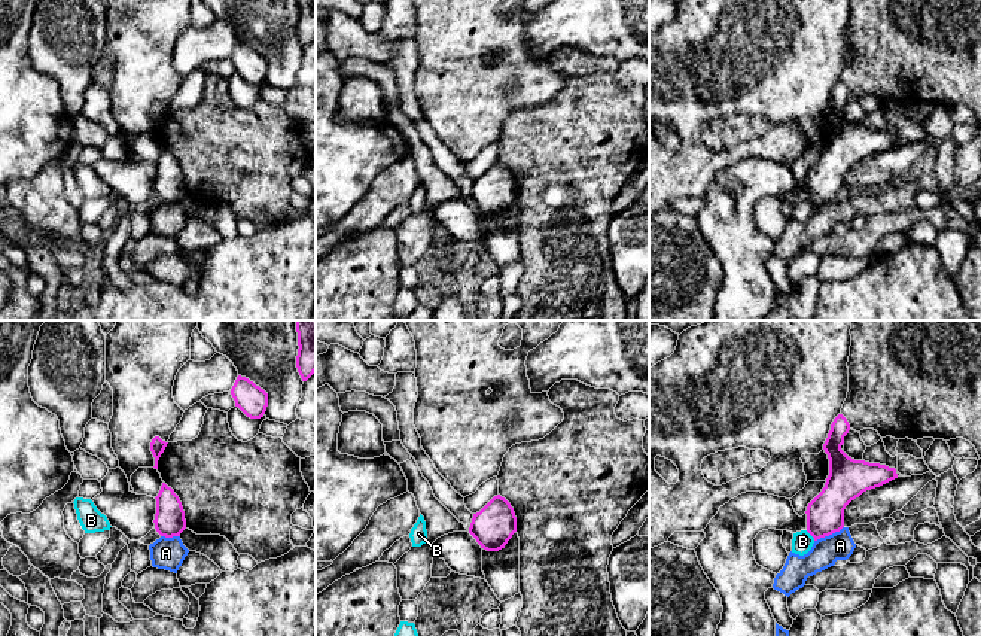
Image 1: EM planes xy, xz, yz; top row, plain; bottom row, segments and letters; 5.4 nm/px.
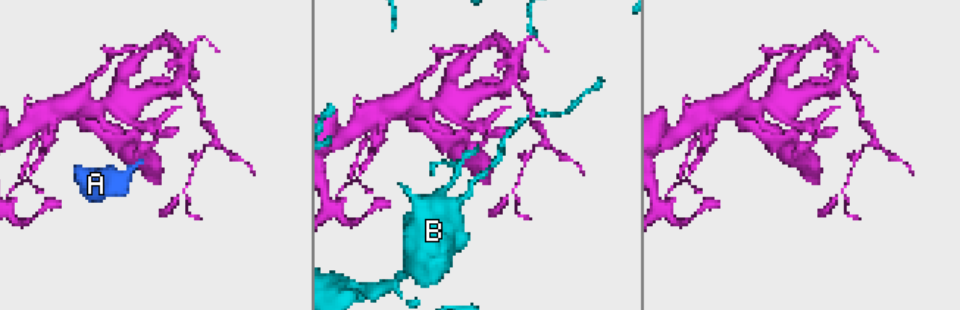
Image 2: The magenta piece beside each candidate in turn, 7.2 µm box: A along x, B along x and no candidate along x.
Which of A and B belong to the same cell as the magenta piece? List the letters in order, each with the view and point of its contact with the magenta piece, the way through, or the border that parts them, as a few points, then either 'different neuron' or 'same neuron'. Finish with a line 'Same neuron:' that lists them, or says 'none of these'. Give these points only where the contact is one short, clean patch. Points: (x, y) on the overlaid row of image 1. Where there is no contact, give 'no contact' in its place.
A: meets magenta in yz at (828, 535); border along yz (843, 526), (815, 541); different neuron
B: meets magenta in yz at (810, 533); different neuron
Same neuron: none of these

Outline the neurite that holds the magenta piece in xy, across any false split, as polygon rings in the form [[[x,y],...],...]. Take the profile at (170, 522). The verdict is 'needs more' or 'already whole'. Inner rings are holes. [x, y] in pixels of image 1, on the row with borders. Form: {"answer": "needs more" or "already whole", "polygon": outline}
{"answer": "already whole", "polygon": [[[162,483],[156,499],[155,529],[161,536],[180,536],[186,529],[185,511],[179,496]]]}

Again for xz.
{"answer": "already whole", "polygon": [[[500,495],[494,496],[479,512],[473,514],[469,533],[481,548],[499,551],[517,532],[517,517],[511,503]]]}

